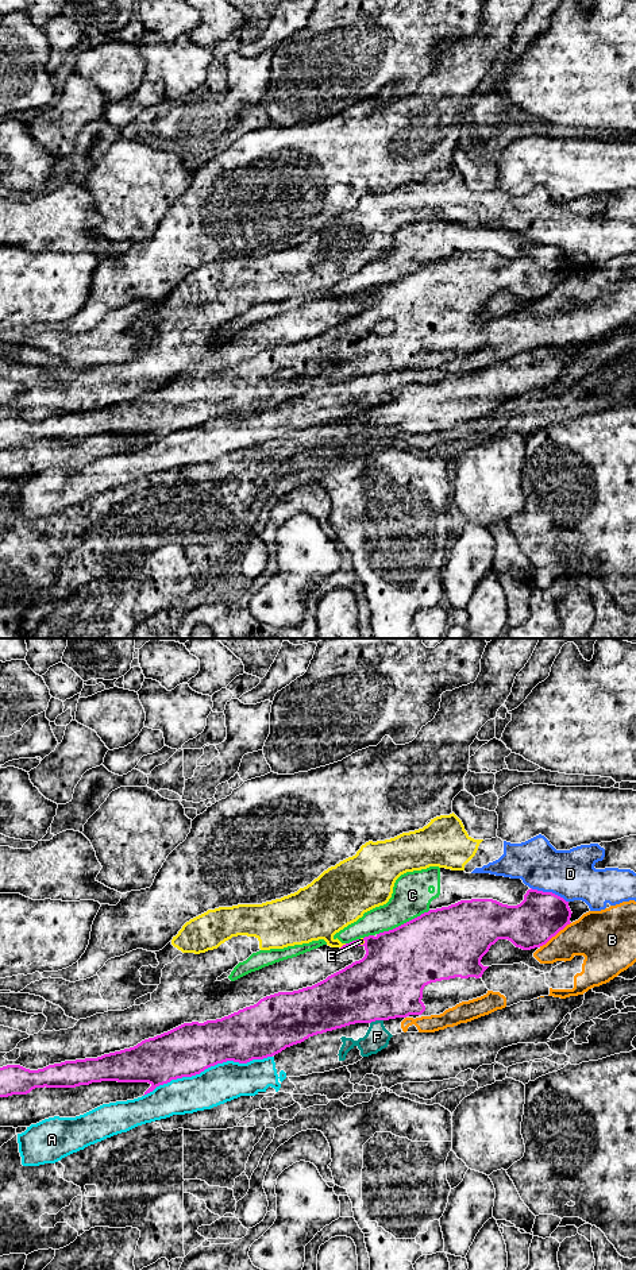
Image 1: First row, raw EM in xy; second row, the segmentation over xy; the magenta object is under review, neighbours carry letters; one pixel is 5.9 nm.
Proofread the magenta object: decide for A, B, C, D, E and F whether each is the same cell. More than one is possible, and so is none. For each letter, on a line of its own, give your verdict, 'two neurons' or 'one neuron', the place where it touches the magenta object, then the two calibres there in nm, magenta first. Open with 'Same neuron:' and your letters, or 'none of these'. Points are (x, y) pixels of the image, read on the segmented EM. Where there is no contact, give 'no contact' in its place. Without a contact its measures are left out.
Same neuron: none of these
A: two neurons | xy (207, 1068) | 300/220 nm
B: two neurons | xy (554, 935) | 280/280 nm
C: two neurons | xy (404, 923) | 420/240 nm
D: two neurons | xy (550, 892) | 280/280 nm
E: two neurons | xy (343, 945) | 260/340 nm
F: two neurons | xy (376, 1019) | 420/140 nm

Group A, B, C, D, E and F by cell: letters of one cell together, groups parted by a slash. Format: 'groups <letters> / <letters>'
groups A B F / C / D E

